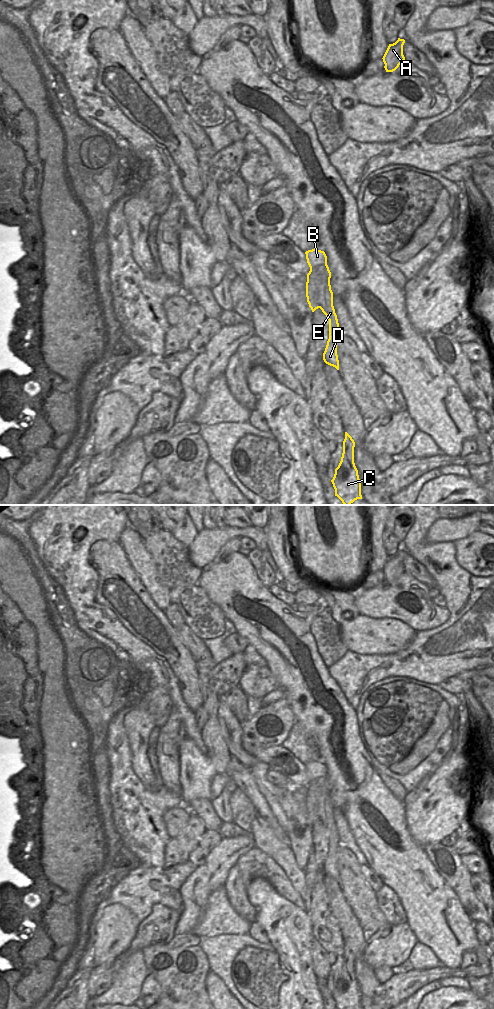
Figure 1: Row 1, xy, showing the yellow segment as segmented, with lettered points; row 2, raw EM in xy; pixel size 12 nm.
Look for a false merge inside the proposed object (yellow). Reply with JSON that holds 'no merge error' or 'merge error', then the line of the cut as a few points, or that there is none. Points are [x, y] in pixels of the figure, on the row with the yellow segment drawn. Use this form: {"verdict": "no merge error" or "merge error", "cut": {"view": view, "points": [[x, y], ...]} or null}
{"verdict": "merge error", "cut": {"view": "xy", "points": [[329, 280], [317, 286], [320, 301], [318, 307]]}}

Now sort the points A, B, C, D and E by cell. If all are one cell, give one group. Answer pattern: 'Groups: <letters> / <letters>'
Groups: A / B C D E.

